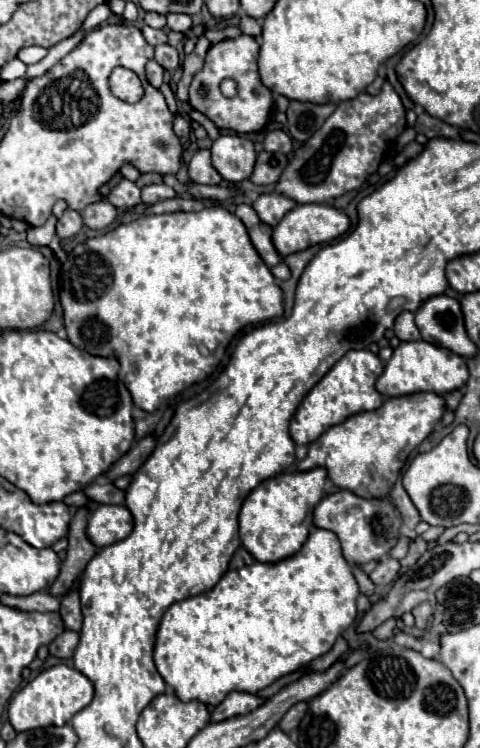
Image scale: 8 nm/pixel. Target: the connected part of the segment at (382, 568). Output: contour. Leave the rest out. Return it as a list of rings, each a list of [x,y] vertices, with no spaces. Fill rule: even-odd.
[[[386,556],[386,558],[380,560],[378,568],[370,574],[370,578],[374,580],[376,586],[388,586],[388,584],[392,584],[396,580],[398,572],[400,572],[400,562],[390,558],[390,556]]]

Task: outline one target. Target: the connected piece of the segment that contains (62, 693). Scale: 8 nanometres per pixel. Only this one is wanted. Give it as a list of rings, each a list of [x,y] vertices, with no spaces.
[[[58,664],[48,670],[42,670],[32,682],[28,682],[12,696],[8,706],[8,720],[16,732],[34,730],[42,726],[64,726],[76,712],[90,704],[92,696],[94,686],[82,672],[66,664]]]

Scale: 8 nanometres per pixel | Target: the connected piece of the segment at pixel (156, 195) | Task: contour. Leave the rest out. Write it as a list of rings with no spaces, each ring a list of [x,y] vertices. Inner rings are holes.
[[[150,184],[150,186],[142,188],[142,202],[144,204],[154,204],[154,202],[174,198],[174,196],[176,196],[176,192],[166,184]]]

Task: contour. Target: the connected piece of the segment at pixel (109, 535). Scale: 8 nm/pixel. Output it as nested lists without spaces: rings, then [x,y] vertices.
[[[102,504],[94,510],[88,520],[88,538],[104,548],[108,544],[124,540],[134,528],[132,514],[126,506],[108,506]]]

